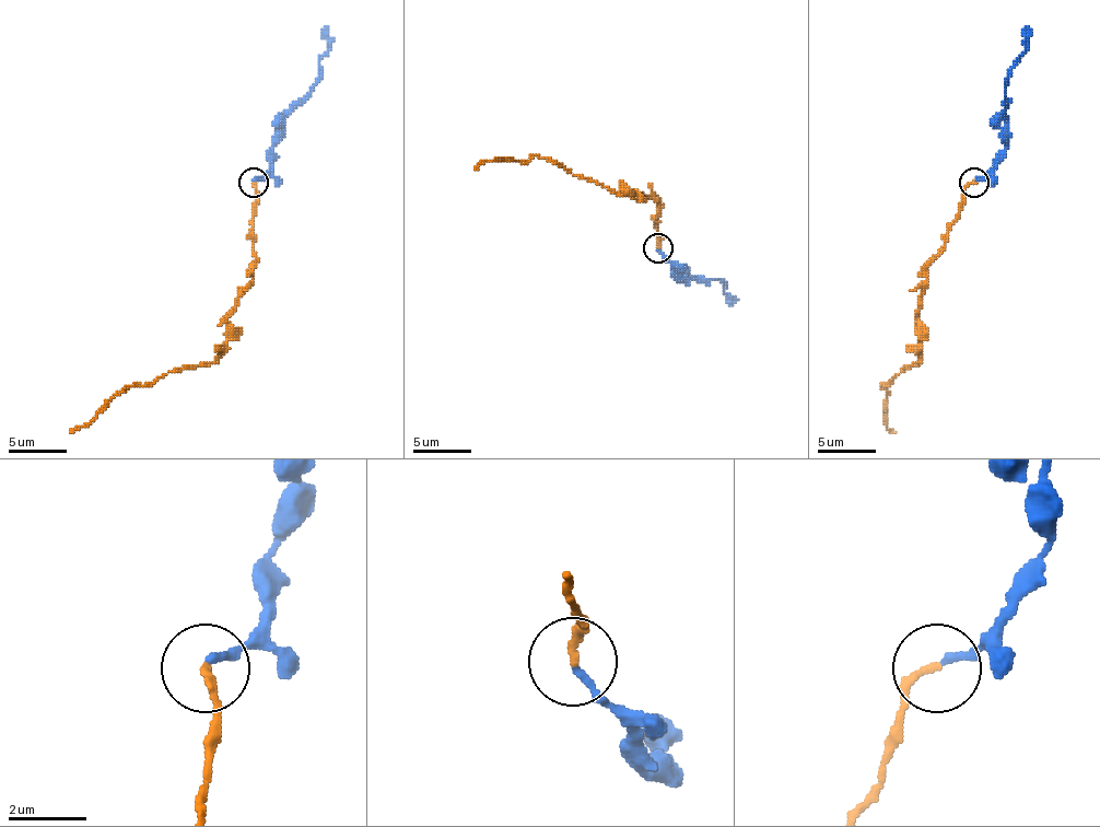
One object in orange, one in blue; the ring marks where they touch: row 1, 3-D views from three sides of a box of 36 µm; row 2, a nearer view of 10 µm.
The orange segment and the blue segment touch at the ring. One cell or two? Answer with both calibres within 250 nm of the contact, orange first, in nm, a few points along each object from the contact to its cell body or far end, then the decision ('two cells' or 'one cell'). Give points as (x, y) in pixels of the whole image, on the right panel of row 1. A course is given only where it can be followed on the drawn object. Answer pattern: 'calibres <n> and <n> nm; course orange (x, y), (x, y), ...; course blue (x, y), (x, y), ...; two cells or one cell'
calibres 200 and 170 nm; course orange (973, 183), (929, 264), (919, 362), (880, 385), (887, 427), (896, 432); course blue (976, 179), (994, 169), (994, 160), (1005, 148), (1005, 84), (1017, 58), (1026, 49), (1028, 26); one cell

